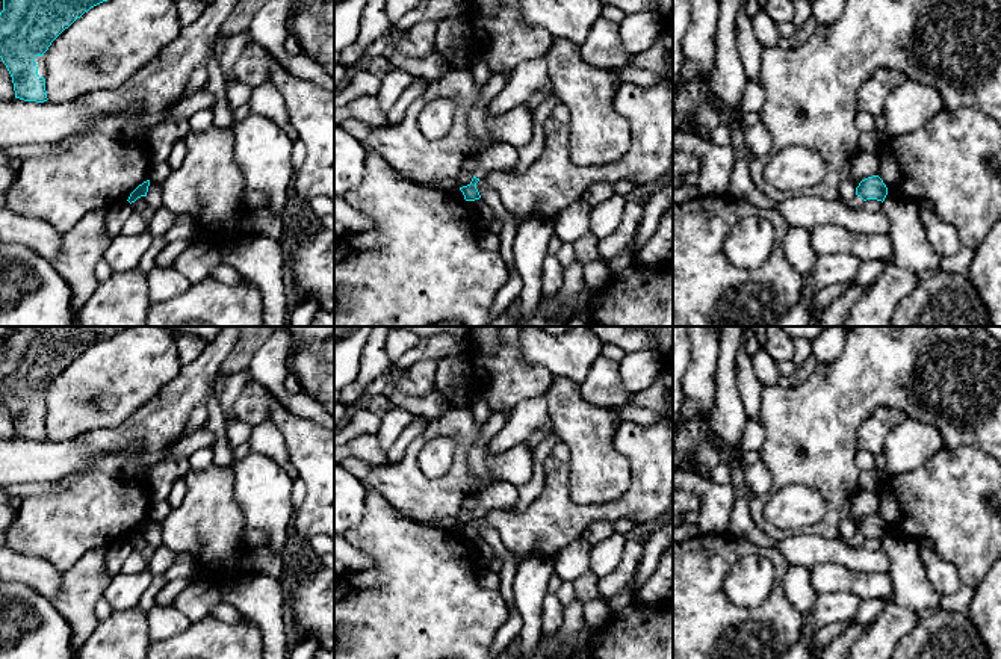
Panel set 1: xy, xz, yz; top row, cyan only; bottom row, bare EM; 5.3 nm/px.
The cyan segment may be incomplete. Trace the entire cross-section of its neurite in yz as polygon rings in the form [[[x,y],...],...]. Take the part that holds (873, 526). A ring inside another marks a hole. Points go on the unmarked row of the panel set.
[[[872,514],[859,521],[856,534],[863,540],[877,538],[883,541],[888,534],[888,526],[879,514]]]

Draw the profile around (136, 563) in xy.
[[[133,550],[129,558],[124,561],[121,567],[121,573],[124,574],[136,574],[144,571],[148,567],[148,561],[144,555]]]

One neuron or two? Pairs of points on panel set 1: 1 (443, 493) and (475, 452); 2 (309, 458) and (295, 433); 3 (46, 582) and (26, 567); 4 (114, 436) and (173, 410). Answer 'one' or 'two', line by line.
1: two
2: one
3: one
4: one

